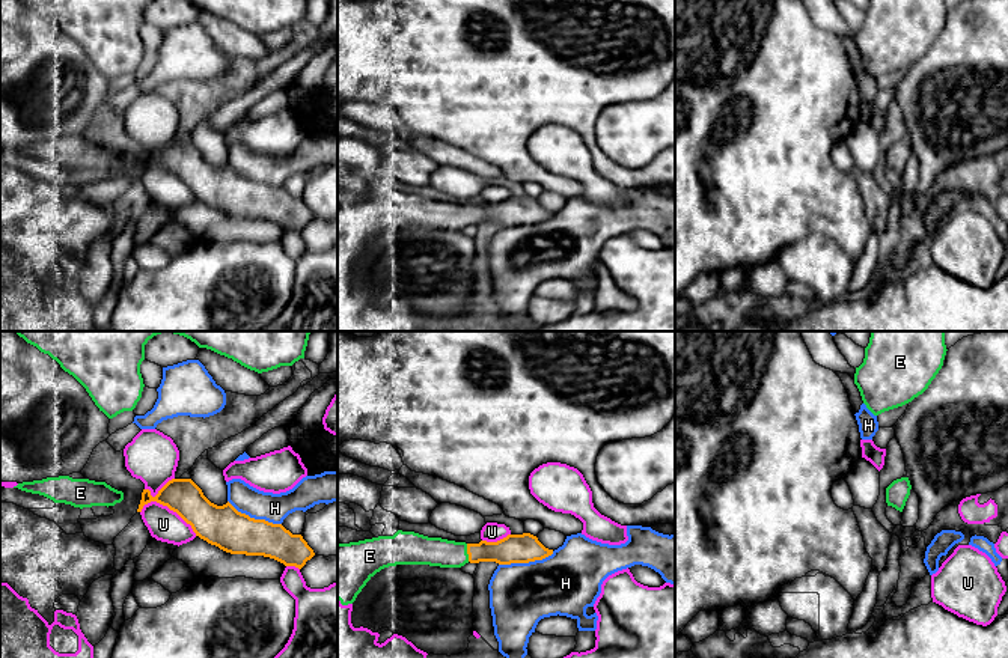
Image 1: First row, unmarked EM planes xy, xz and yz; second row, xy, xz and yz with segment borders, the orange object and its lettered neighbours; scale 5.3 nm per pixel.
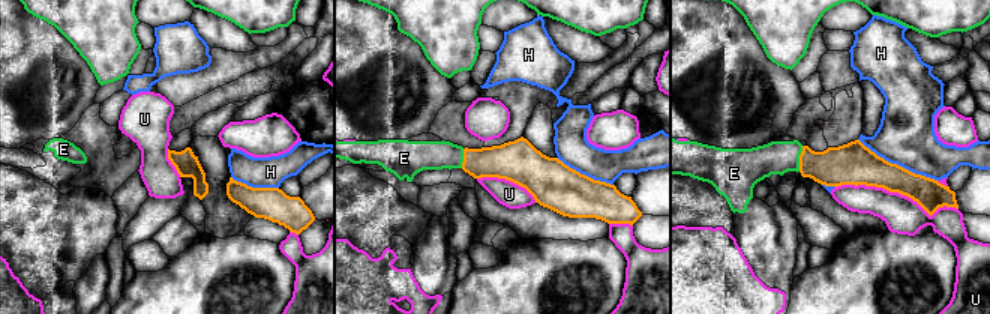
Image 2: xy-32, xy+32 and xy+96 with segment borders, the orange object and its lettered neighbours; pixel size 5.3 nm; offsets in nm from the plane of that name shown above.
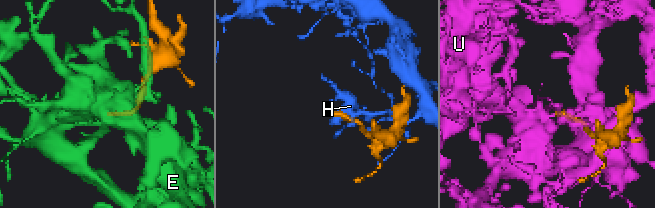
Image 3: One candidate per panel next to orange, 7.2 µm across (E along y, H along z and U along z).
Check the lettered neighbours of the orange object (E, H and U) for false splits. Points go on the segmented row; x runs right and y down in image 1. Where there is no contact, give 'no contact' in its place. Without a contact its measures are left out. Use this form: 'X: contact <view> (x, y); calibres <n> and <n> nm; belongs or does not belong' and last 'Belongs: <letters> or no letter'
E: contact xz (467, 553); calibres 160 and 160 nm; belongs
H: contact xz (526, 562); calibres 160 and 340 nm; does not belong
U: contact xy (171, 509); calibres 200 and 170 nm; does not belong
Belongs: E

